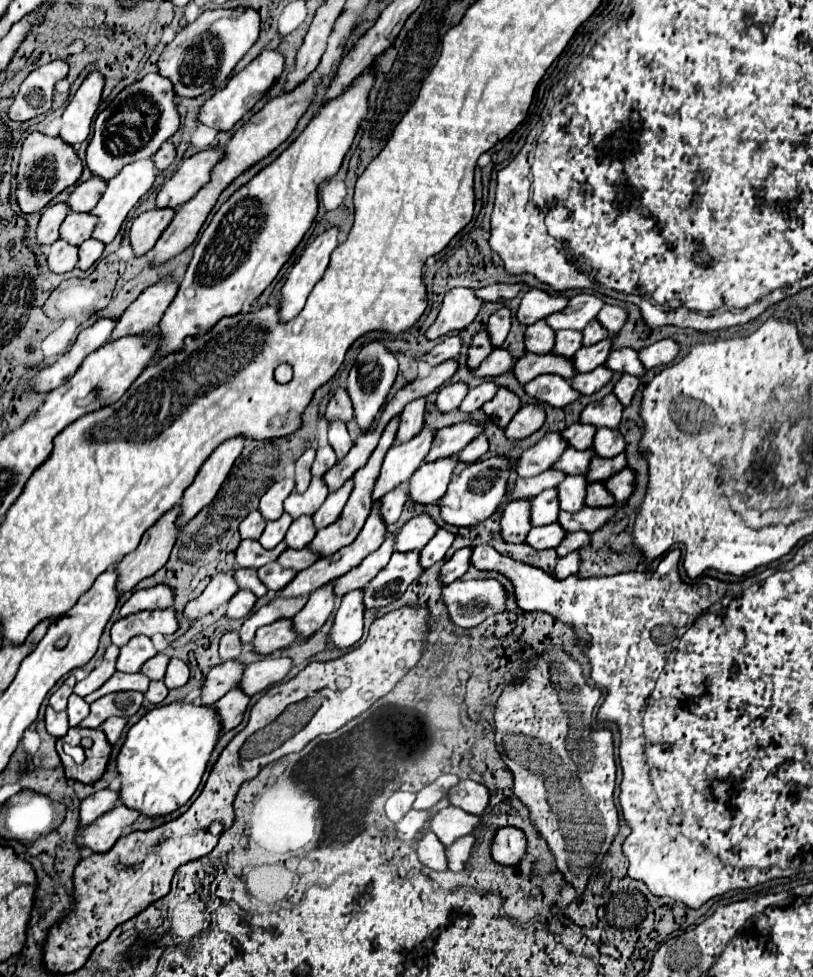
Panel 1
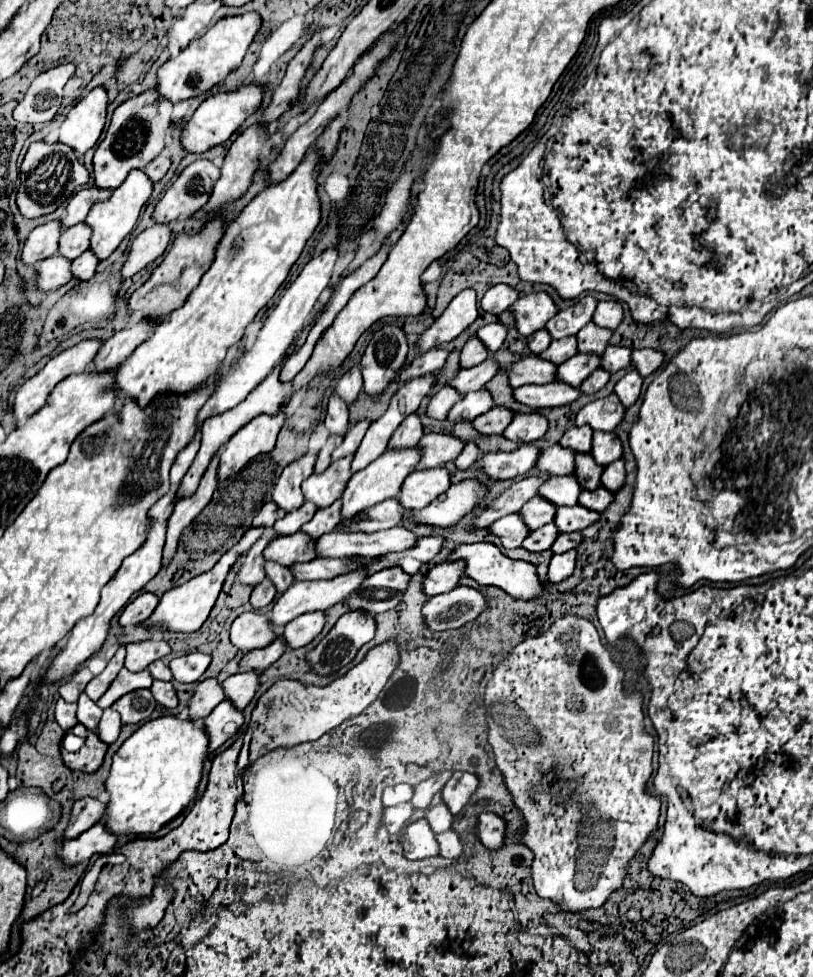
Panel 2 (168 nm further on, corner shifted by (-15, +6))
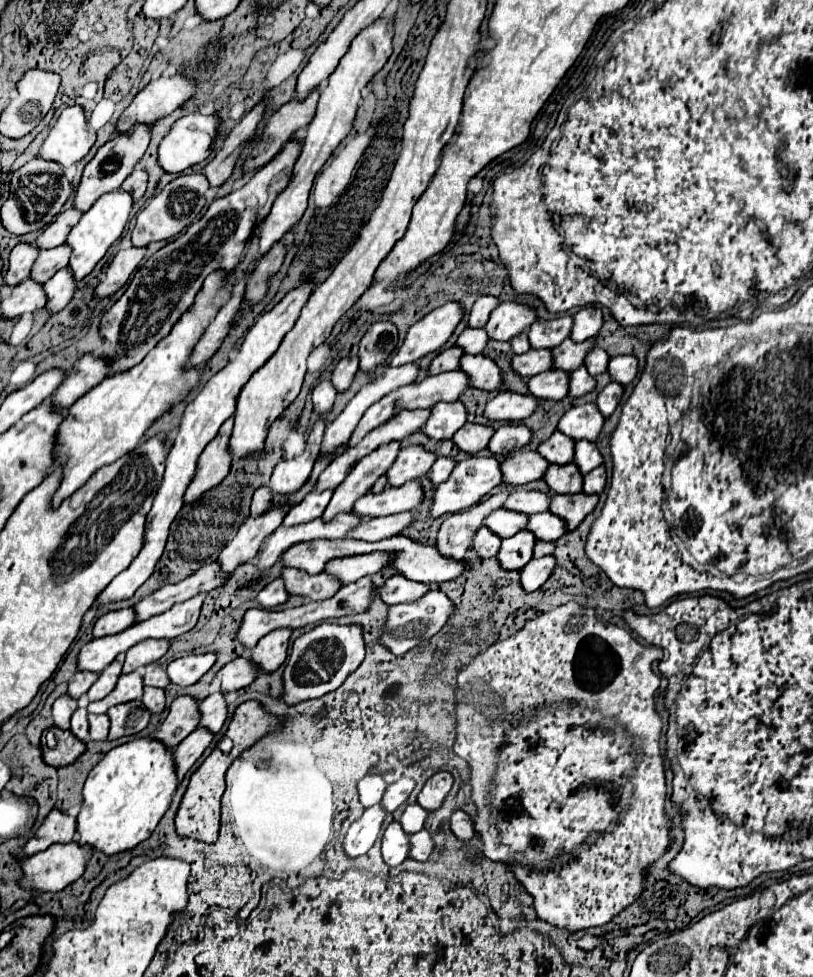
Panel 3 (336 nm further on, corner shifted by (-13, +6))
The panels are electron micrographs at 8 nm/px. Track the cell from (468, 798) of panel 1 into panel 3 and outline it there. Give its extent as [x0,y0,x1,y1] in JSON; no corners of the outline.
[417,771,453,811]

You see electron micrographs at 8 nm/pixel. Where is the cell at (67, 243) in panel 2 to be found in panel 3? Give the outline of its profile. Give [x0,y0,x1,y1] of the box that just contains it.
[31,243,71,283]

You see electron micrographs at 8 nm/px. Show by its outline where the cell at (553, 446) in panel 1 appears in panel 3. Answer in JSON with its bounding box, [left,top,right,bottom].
[433,455,503,517]

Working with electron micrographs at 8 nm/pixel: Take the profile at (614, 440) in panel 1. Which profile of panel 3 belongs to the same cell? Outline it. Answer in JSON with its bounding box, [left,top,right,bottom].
[573,439,603,475]

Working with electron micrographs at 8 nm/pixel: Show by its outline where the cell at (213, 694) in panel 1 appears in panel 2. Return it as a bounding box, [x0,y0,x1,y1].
[189,677,223,721]

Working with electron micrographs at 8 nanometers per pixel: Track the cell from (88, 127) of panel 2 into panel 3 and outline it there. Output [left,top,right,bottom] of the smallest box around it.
[39,105,97,167]

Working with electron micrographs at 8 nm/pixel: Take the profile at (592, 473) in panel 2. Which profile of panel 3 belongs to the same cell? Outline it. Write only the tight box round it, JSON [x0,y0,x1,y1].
[543,465,583,493]

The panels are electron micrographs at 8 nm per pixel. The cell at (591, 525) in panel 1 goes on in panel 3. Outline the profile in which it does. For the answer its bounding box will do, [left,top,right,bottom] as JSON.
[527,511,567,541]

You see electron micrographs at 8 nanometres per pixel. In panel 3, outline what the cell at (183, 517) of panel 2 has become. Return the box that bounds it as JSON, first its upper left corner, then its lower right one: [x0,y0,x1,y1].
[185,417,233,507]

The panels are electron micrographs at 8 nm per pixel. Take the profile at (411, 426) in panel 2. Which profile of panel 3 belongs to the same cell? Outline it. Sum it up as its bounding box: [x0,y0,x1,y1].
[321,441,401,521]

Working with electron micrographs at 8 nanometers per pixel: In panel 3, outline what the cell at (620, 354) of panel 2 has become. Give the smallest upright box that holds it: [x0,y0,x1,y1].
[585,347,609,377]

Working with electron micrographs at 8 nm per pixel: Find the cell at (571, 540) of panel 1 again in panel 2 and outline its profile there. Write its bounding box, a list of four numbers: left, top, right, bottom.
[551,533,581,553]

